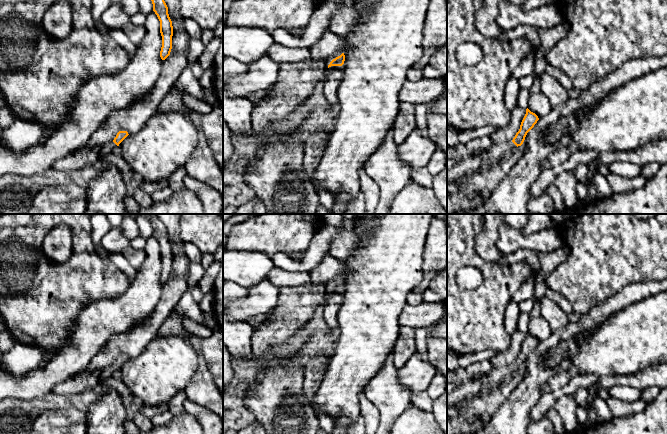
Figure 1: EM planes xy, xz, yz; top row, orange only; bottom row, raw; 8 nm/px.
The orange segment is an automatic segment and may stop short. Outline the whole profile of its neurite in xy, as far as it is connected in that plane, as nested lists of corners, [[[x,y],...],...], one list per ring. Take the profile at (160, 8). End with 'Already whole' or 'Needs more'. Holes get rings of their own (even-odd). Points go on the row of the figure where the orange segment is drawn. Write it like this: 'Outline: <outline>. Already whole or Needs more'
Outline: [[[151,0],[153,4],[153,11],[160,21],[160,33],[162,36],[162,47],[160,57],[165,60],[172,49],[173,26],[168,14],[168,7],[164,0]]]. Already whole

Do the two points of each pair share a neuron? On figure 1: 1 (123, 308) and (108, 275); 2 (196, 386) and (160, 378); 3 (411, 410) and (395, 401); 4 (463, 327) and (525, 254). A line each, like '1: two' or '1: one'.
1: two
2: two
3: two
4: two

